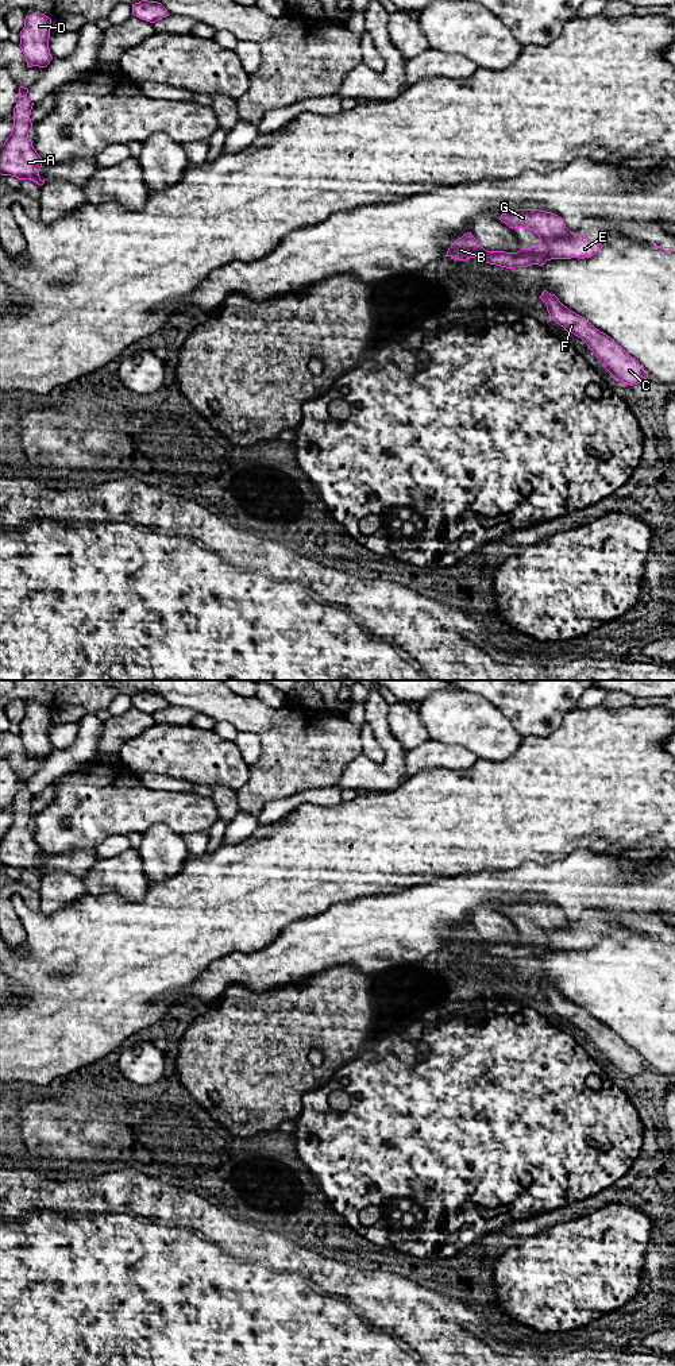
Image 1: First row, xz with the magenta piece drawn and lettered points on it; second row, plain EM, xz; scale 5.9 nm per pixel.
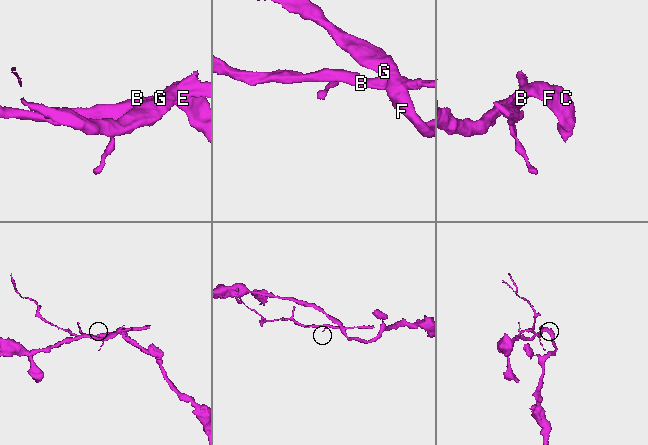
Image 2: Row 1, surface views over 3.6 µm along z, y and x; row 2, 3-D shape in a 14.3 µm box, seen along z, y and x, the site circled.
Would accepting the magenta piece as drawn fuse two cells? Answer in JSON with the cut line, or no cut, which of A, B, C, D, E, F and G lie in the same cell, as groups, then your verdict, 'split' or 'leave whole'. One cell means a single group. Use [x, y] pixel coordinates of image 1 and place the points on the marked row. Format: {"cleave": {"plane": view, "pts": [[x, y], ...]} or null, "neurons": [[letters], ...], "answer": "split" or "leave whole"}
{"cleave": {"plane": "xz", "pts": [[574, 234], [569, 238], [548, 239], [544, 255]]}, "neurons": [["A", "B", "D", "E"], ["C", "F", "G"]], "answer": "split"}

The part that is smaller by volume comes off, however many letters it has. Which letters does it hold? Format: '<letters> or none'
A, B, D, E

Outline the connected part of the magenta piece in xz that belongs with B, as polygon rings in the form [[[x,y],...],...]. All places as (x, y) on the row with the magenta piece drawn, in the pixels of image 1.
[[[467,232],[462,238],[456,239],[444,256],[452,256],[464,262],[470,258],[478,256],[486,263],[506,269],[526,267],[535,262],[532,250],[525,247],[517,252],[486,251],[482,244],[471,235],[471,232]]]

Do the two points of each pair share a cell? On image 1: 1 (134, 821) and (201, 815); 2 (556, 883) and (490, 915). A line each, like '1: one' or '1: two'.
1: one
2: two

